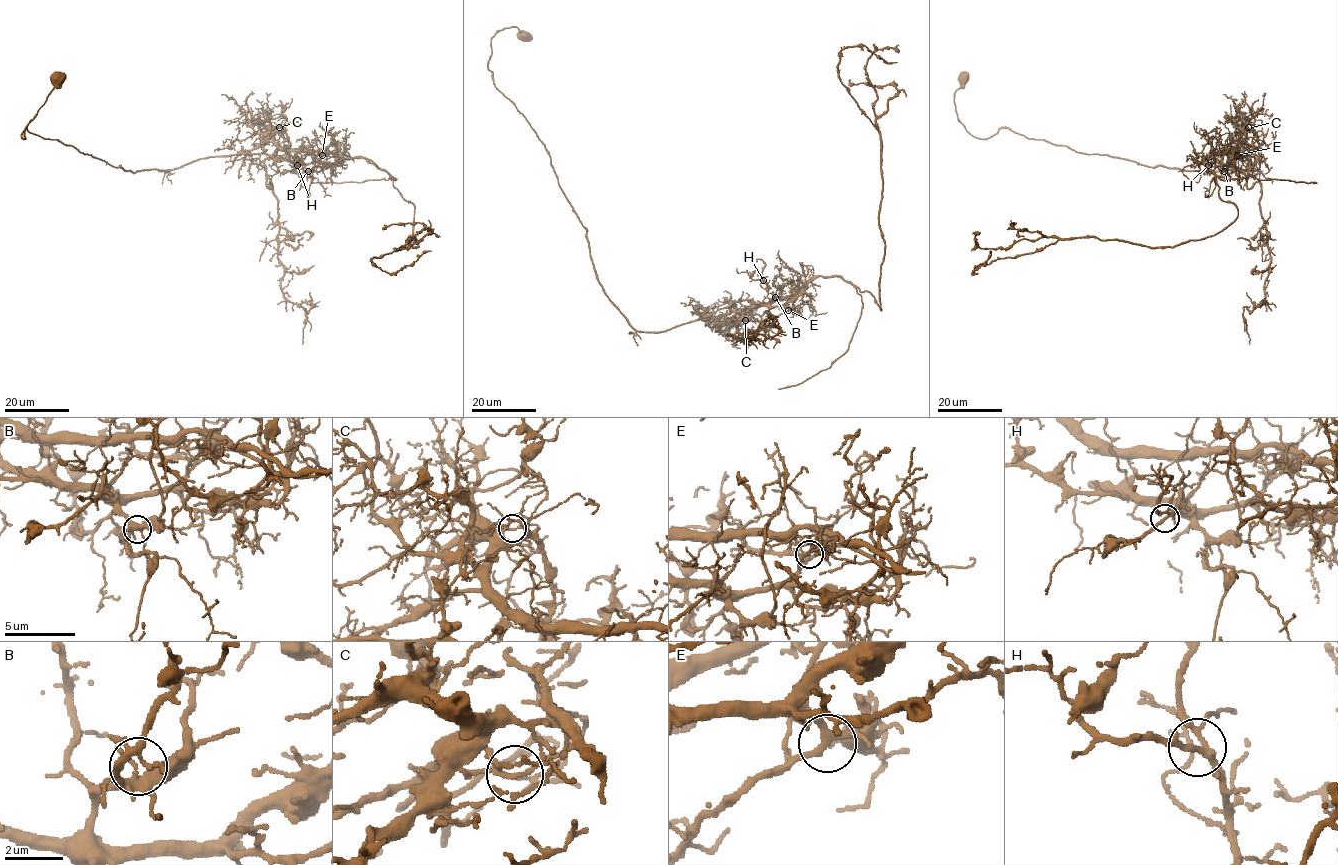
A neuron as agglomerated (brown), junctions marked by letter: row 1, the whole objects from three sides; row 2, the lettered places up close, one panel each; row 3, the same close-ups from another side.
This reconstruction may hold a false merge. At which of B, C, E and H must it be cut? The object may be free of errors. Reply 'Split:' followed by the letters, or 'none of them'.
Split: C

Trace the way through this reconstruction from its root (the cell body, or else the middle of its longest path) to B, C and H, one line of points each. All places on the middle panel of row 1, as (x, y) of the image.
B: (524, 35), (492, 37), (493, 82), (544, 144), (596, 277), (627, 322), (664, 332), (775, 297)
C: (524, 35), (499, 30), (488, 68), (544, 144), (609, 301), (638, 331), (739, 313), (746, 320)
H: (524, 35), (492, 37), (493, 82), (544, 144), (627, 322), (664, 332), (767, 305), (763, 280)

